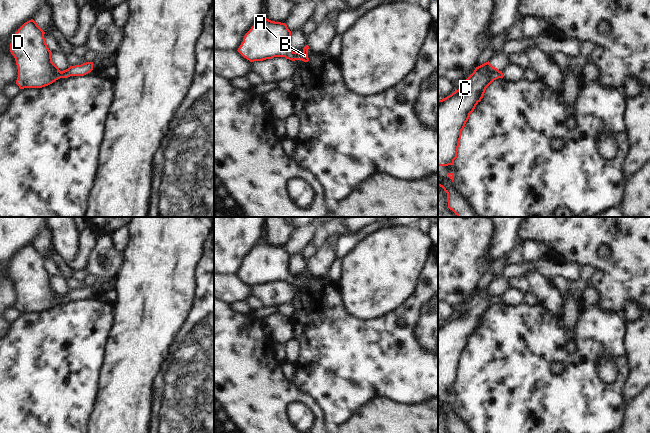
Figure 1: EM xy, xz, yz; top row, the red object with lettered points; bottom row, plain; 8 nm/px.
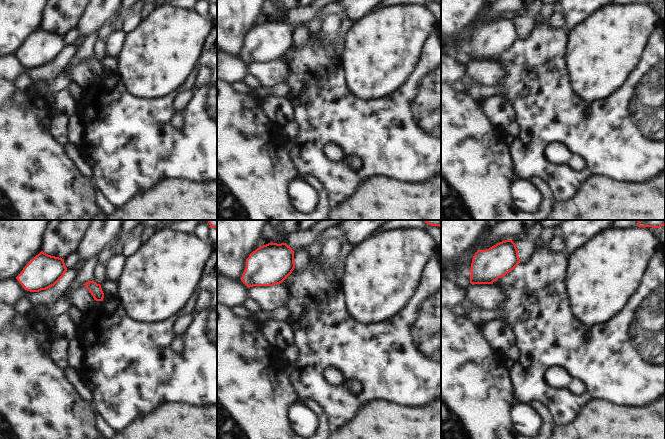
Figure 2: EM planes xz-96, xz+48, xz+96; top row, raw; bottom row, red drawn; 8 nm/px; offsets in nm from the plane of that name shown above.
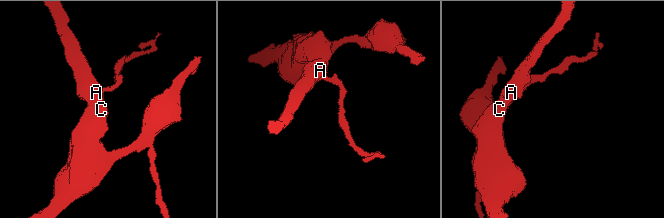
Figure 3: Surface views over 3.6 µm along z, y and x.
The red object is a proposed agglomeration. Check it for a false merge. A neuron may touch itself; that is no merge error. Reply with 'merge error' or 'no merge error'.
no merge error

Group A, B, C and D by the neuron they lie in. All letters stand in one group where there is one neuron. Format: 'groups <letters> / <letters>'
groups A B C D

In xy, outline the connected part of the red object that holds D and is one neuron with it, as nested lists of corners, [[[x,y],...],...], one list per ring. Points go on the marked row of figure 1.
[[[31,19],[25,22],[17,32],[13,35],[10,43],[10,52],[14,56],[16,65],[18,68],[18,77],[16,84],[20,89],[24,88],[42,88],[48,86],[60,78],[68,78],[70,76],[84,76],[93,70],[93,62],[86,62],[81,65],[70,66],[64,71],[60,71],[59,68],[52,62],[52,52],[47,47],[44,38],[45,32],[37,25],[37,23]]]

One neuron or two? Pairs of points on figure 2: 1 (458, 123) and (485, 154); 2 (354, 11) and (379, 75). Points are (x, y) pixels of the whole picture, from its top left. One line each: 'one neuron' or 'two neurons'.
1: one neuron
2: two neurons

